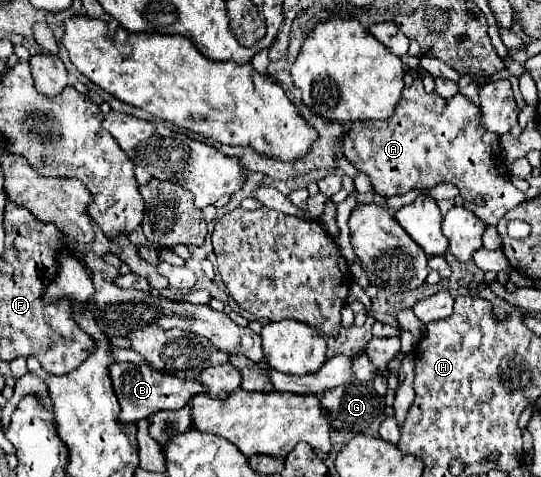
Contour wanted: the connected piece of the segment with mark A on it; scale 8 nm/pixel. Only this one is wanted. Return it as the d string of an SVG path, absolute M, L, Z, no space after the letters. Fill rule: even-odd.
M415 79L411 87L403 89L403 95L397 103L393 117L375 123L373 121L353 123L349 135L343 139L343 157L357 171L365 173L371 179L373 191L381 197L403 195L411 189L431 189L439 183L453 183L461 191L463 207L473 211L487 225L497 225L507 211L515 209L519 203L525 201L525 193L521 193L509 179L507 167L501 157L499 137L495 133L485 131L479 119L481 119L479 107L475 107L473 101L469 101L461 93L453 95L451 99L443 99L435 91L425 93L421 79ZM477 197L485 199L481 207L475 205Z

